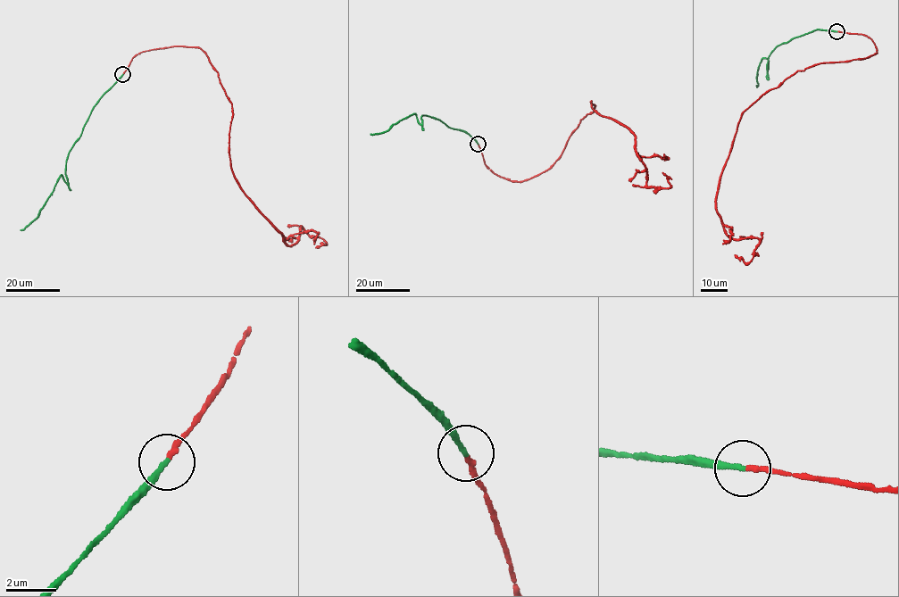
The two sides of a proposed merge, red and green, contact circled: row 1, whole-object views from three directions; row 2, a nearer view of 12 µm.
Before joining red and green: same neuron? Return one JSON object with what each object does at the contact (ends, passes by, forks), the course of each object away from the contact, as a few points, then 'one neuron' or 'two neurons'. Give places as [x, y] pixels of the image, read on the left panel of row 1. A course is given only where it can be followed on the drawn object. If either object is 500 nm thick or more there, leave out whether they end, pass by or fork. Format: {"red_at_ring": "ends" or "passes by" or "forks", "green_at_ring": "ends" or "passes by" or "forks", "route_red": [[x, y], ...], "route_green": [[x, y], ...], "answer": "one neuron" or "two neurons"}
{"red_at_ring": "ends", "green_at_ring": "ends", "route_red": [[123, 74], [144, 51], [200, 47], [231, 103], [239, 187], [284, 244], [301, 226], [325, 242], [315, 247]], "route_green": [[122, 75], [93, 108], [81, 135], [68, 153], [65, 170], [67, 184], [60, 176], [38, 216], [20, 230]], "answer": "one neuron"}

